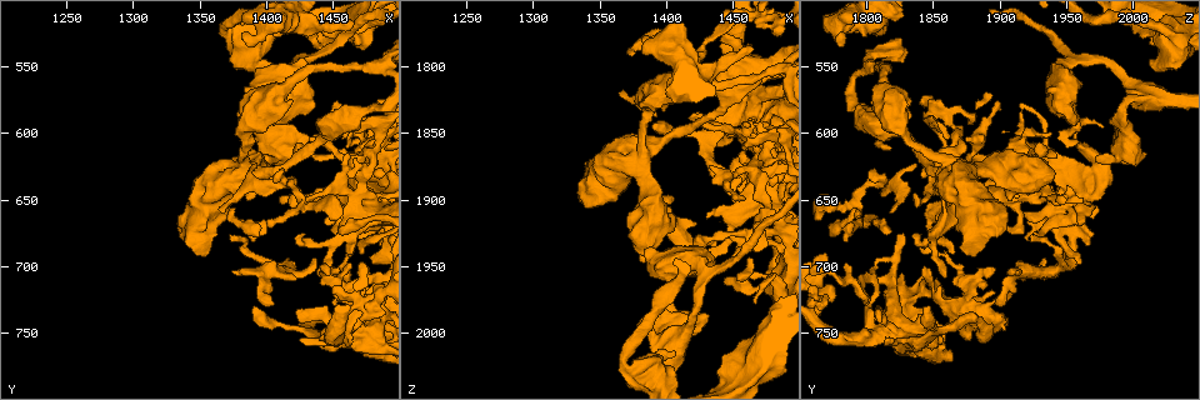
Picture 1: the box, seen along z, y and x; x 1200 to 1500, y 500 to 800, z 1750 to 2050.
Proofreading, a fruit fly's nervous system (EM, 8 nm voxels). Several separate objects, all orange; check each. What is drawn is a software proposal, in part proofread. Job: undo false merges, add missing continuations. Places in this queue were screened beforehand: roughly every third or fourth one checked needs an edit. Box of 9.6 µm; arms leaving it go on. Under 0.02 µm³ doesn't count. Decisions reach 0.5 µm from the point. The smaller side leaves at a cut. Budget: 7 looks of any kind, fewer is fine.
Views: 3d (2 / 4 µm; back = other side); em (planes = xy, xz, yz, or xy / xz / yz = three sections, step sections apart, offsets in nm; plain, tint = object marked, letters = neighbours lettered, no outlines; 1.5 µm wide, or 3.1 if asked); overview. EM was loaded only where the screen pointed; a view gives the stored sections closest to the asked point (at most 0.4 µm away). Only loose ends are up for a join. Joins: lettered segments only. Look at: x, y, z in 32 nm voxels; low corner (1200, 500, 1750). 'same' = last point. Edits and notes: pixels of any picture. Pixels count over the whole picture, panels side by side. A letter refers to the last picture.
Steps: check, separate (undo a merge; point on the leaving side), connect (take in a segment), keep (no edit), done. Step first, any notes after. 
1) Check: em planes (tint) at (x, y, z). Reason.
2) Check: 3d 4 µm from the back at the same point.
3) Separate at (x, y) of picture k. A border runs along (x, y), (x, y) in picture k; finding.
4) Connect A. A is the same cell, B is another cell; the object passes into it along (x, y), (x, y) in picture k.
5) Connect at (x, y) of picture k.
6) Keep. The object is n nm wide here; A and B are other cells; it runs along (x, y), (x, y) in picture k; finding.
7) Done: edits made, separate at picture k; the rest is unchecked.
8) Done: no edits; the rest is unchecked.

Check: em xy step 4 (tint) at (1422, 608, 1928). Tapers out.

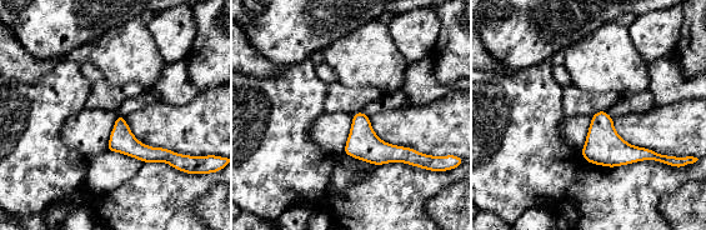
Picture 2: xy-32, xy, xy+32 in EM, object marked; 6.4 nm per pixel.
Check: em planes (letters) at the same point. Another direction.

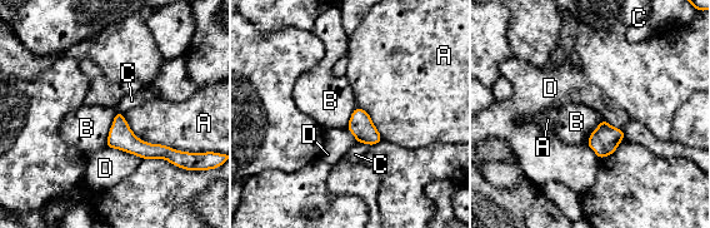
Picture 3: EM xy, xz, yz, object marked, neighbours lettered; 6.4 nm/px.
Keep. The object is 120 nm wide here; A, B, C and D are other cells; a border runs along (116, 112), (105, 145) in picture 3; no lettered segment goes on from it.

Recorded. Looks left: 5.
Check: 3d 4 µm at (1342, 668, 1894). Sudden change in width.

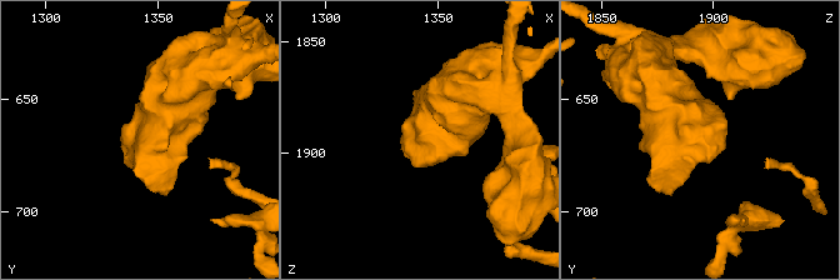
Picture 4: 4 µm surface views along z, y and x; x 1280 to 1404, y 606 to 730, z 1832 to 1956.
Check: em planes (letters) at (1343, 669, 1897). Shape alone is not enough.

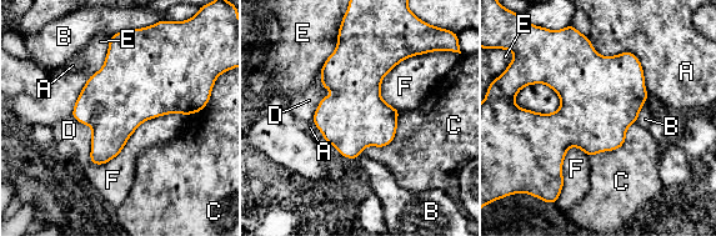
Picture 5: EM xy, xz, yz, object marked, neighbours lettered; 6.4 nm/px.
Keep. A, B, C, D, E and F are other cells; a border runs along (186, 114), (89, 160) in picture 5; continuous, no second cell.

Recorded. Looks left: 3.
Check: em xz step 8 (letters) at (1438, 524, 2028). Branch stops here.

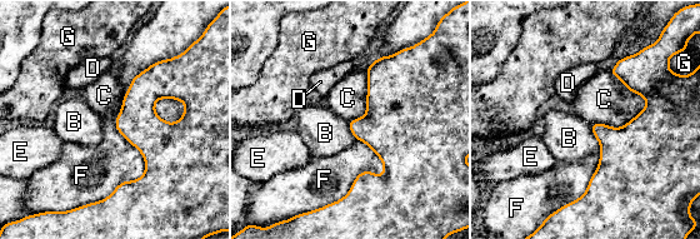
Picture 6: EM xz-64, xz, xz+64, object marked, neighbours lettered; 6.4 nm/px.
Keep. B, C, D, E, F and G are other cells; a border runs along (609, 71), (645, 100), (620, 128) in picture 6; none of them fits.

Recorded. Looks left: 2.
Done: no edits; the rest is unchecked.

